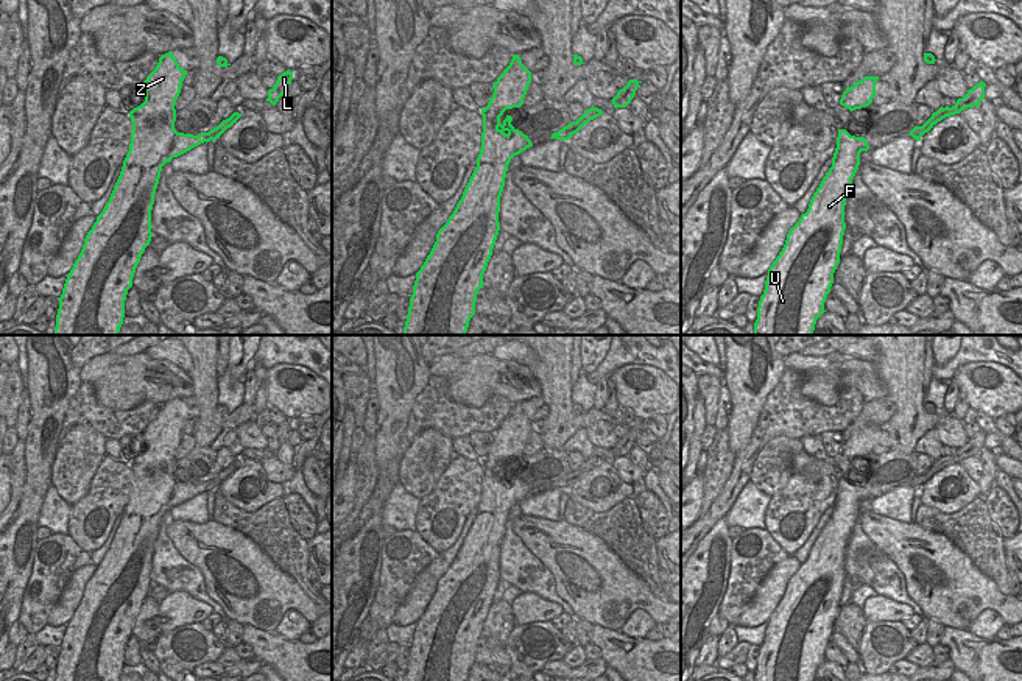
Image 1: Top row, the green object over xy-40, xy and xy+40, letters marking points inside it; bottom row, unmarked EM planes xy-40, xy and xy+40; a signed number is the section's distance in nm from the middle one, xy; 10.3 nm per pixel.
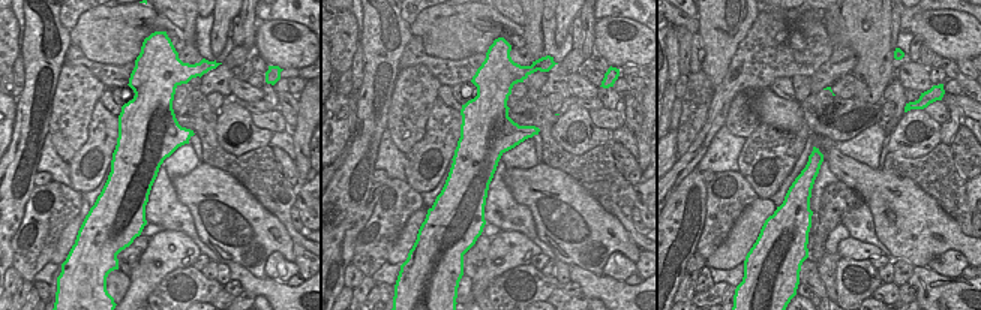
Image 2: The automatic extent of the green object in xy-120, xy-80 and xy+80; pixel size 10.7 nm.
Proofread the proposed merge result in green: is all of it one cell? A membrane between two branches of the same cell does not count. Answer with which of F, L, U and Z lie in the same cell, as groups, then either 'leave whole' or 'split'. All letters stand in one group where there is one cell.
F L U Z | leave whole

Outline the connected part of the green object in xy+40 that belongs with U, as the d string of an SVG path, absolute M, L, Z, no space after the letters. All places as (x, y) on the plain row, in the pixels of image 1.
M838 478L832 516L813 542L809 558L788 580L785 594L768 619L765 639L757 656L754 681L813 681L816 669L826 661L824 651L840 612L846 578L844 555L852 528L860 514L860 502L868 500L865 486Z

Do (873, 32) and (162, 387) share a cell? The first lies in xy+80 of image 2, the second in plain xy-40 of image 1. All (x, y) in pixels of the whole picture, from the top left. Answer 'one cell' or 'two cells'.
two cells

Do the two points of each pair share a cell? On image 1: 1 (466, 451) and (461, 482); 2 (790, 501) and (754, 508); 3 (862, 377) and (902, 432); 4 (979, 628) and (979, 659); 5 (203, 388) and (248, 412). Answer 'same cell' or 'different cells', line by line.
1: different cells
2: different cells
3: different cells
4: different cells
5: different cells

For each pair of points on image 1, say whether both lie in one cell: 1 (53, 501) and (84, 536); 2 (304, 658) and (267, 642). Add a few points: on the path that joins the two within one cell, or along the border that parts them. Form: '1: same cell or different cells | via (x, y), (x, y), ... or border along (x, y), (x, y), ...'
1: different cells | border along (72, 505), (67, 533)
2: same cell | via (295, 658), (287, 658), (276, 650)

